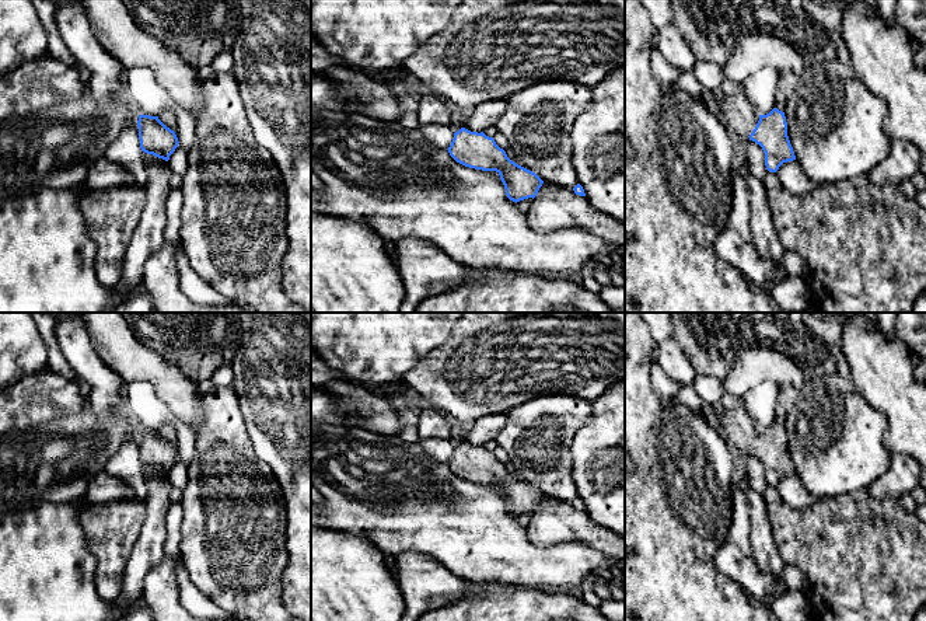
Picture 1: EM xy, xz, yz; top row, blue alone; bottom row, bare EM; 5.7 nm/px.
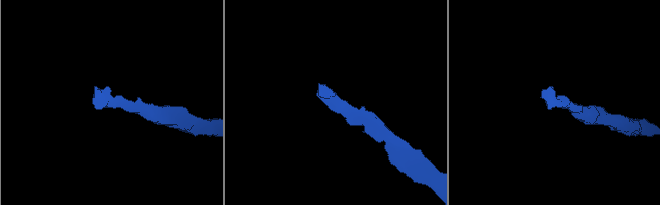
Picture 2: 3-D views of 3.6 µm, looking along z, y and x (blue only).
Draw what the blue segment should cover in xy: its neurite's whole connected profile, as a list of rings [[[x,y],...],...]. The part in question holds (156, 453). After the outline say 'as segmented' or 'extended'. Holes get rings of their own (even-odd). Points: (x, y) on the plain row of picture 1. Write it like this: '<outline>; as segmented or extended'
[[[139,429],[137,440],[141,465],[168,475],[179,457],[175,446],[150,429]]]; as segmented

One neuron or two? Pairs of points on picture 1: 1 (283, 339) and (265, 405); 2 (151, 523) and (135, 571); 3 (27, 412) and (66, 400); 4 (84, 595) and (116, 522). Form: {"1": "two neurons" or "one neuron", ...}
{"1": "one neuron", "2": "one neuron", "3": "one neuron", "4": "two neurons"}

